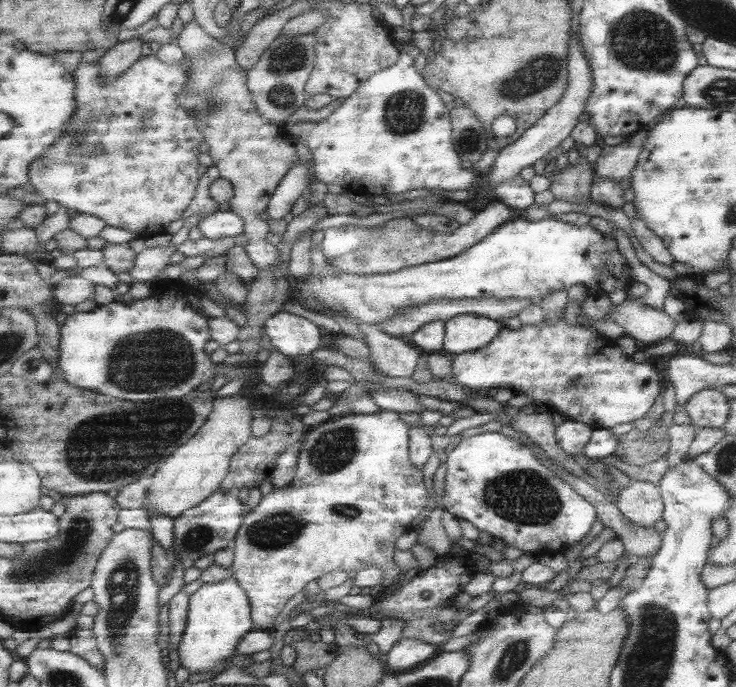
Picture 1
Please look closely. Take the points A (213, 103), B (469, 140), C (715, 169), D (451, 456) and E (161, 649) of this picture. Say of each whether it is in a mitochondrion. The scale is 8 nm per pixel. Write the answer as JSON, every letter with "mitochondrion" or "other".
{"A":"mitochondrion","B":"mitochondrion","C":"other","D":"other","E":"other"}

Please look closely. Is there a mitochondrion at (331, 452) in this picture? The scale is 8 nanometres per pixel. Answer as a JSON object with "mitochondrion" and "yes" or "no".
{"mitochondrion":"yes"}

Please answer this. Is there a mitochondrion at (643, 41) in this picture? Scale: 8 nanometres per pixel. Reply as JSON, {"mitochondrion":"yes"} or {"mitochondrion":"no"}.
{"mitochondrion":"yes"}

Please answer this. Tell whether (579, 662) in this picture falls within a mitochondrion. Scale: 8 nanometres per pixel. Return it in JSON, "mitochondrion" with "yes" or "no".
{"mitochondrion":"no"}

